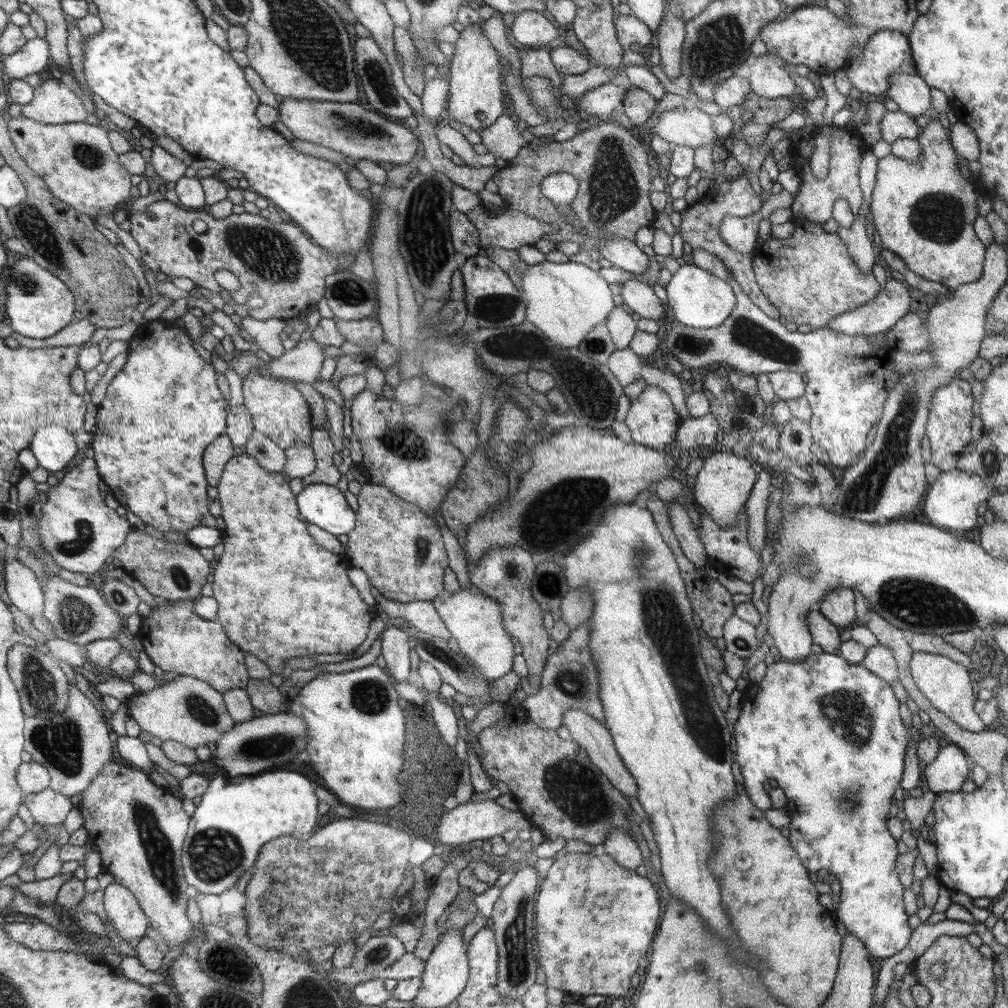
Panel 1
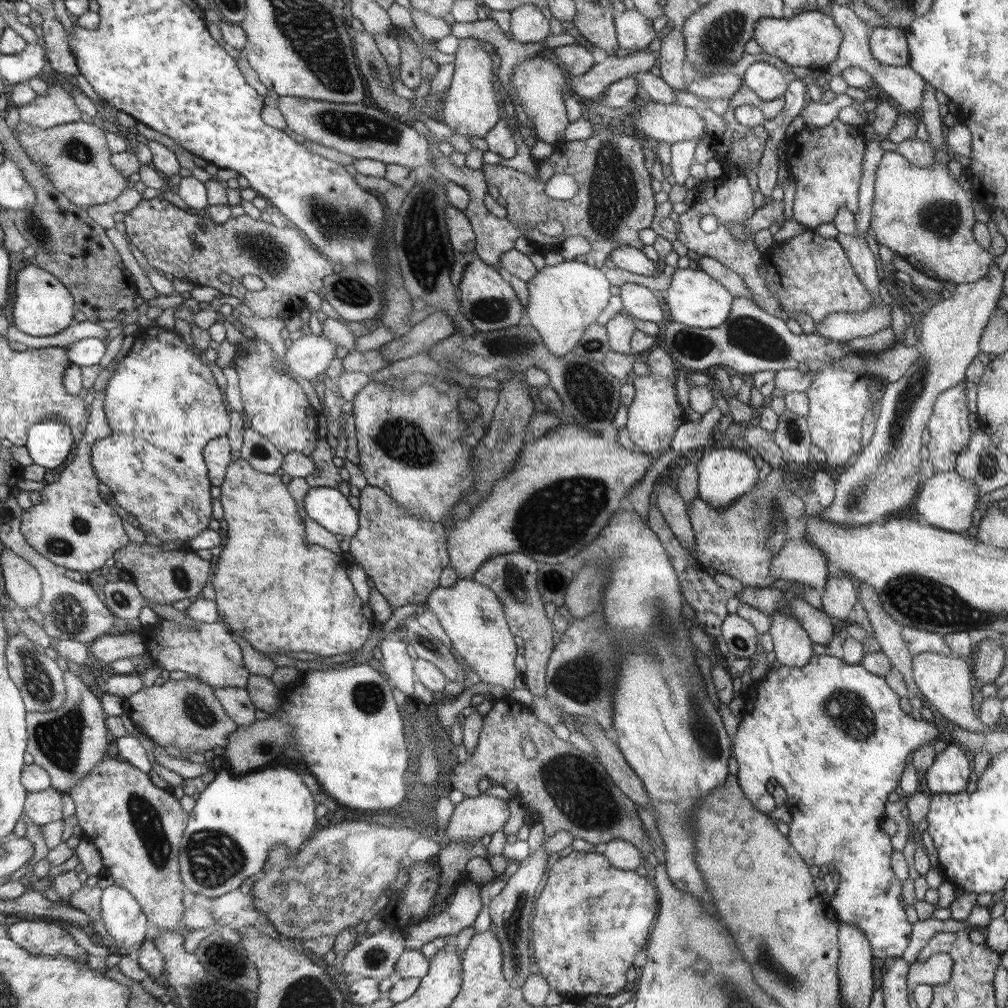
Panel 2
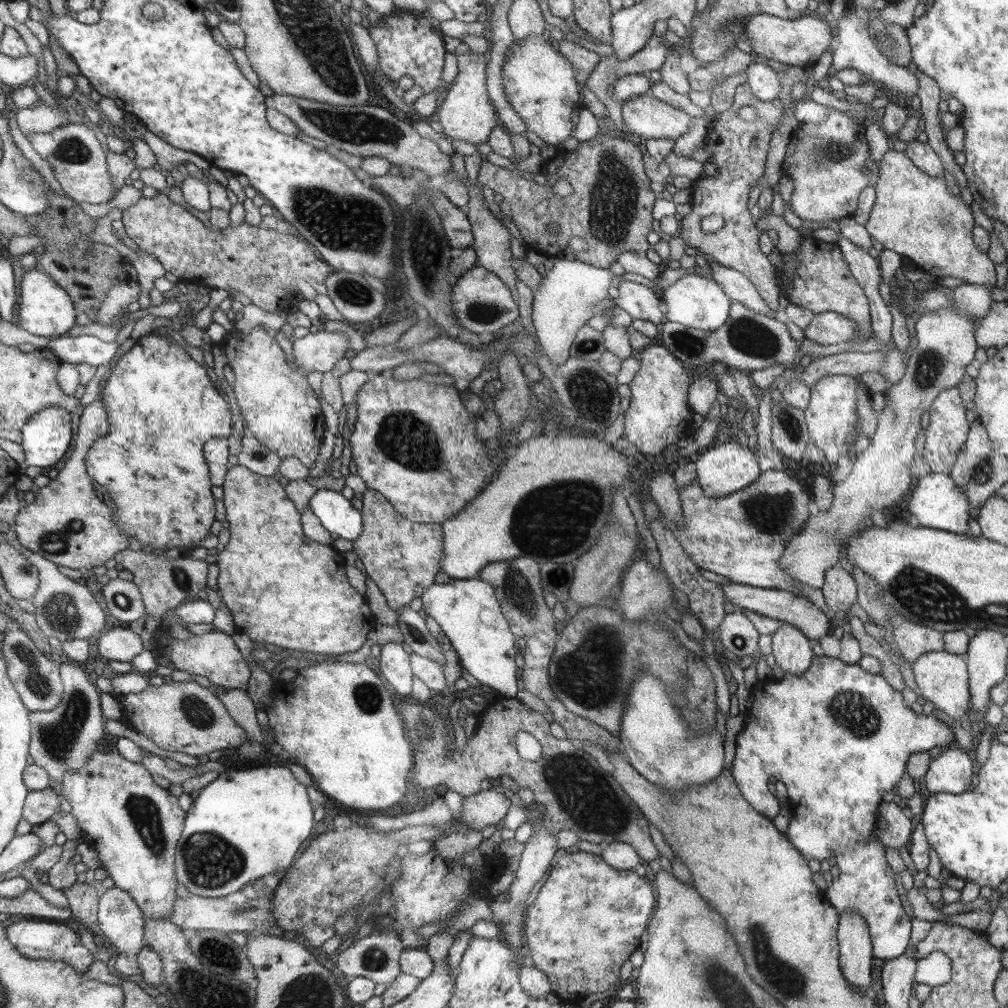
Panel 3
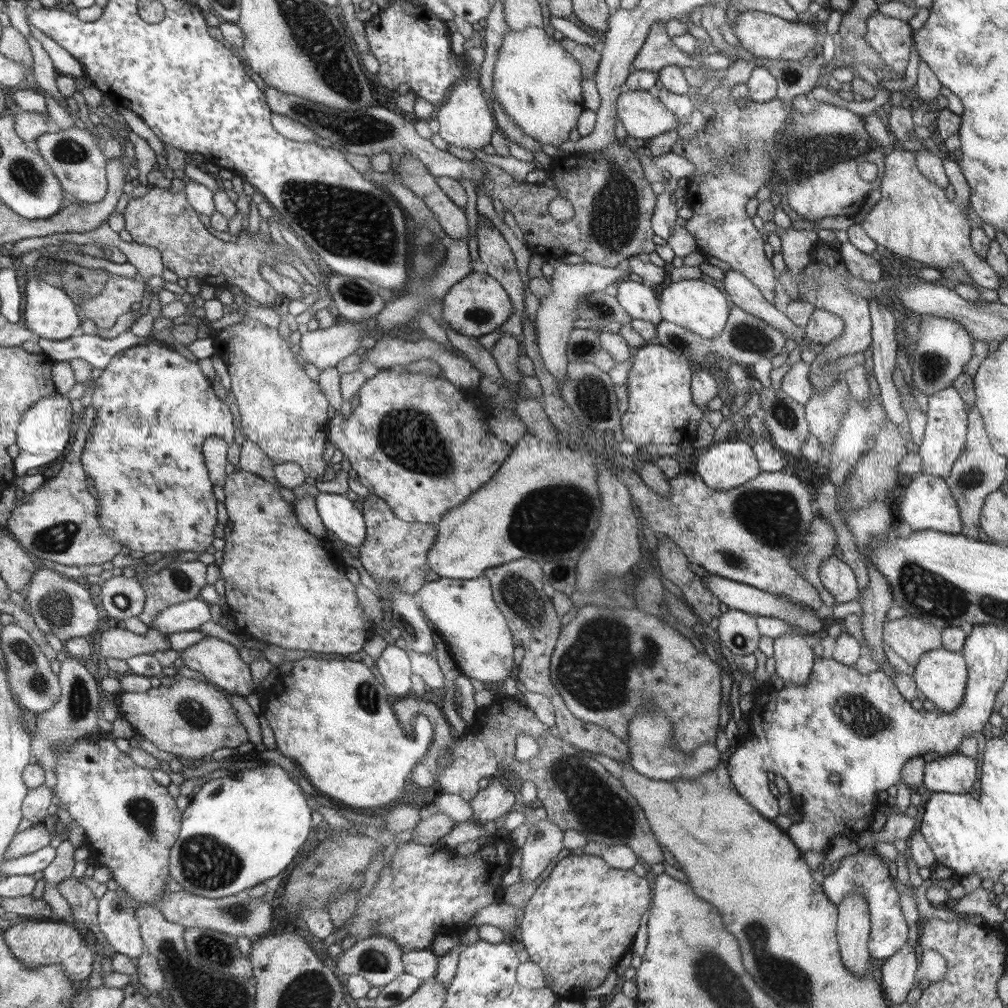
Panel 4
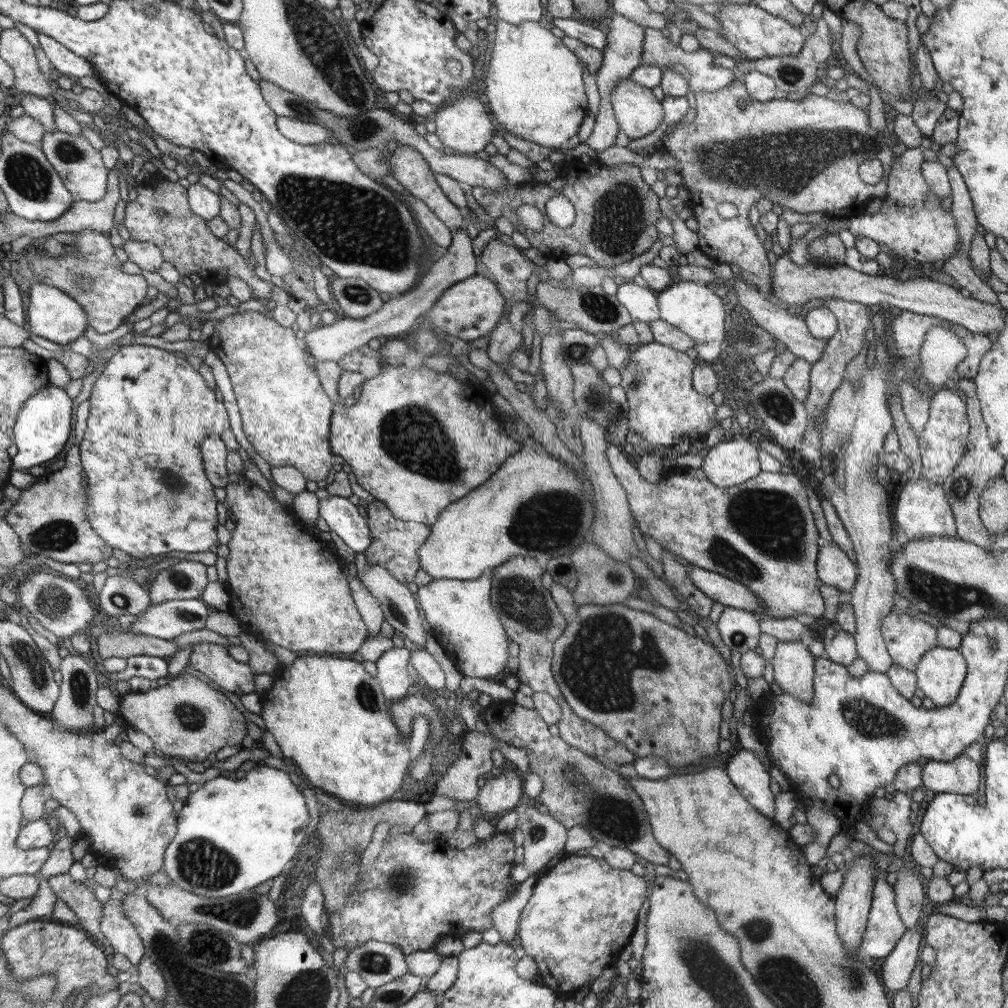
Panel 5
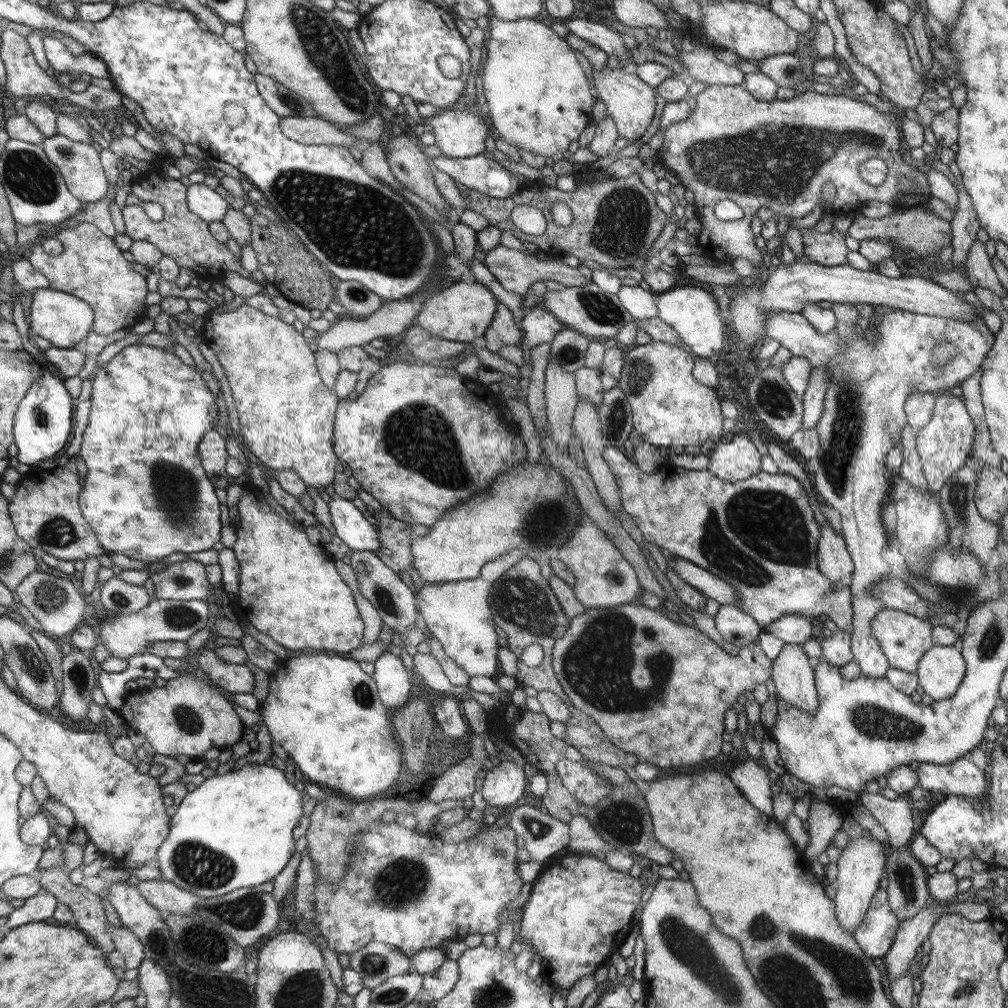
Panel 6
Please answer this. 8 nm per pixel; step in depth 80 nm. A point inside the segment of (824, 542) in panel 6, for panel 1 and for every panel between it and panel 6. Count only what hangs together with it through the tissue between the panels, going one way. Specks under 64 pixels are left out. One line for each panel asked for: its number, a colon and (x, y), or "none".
1: (837, 607)
2: (838, 597)
3: (838, 589)
4: (838, 580)
5: (834, 569)

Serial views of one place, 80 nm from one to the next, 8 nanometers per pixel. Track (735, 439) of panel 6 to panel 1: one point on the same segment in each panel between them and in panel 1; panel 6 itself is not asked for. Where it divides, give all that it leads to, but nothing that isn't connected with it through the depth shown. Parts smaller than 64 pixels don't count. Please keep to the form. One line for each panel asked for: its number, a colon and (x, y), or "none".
1: (721, 486)
2: (724, 474)
3: (724, 468)
4: (729, 464)
5: (730, 462)

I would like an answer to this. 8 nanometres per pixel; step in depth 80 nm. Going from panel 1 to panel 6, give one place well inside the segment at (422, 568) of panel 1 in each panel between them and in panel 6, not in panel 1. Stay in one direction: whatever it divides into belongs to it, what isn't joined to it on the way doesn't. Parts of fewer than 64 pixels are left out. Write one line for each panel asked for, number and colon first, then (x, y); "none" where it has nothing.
2: (402, 555)
3: (400, 557)
4: (394, 553)
5: (395, 544)
6: (395, 537)

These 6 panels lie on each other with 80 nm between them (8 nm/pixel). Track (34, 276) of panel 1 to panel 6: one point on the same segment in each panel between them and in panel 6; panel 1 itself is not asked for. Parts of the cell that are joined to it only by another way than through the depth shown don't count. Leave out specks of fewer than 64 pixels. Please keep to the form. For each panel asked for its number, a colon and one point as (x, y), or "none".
2: (44, 306)
3: (46, 309)
4: (50, 312)
5: (53, 314)
6: (64, 320)

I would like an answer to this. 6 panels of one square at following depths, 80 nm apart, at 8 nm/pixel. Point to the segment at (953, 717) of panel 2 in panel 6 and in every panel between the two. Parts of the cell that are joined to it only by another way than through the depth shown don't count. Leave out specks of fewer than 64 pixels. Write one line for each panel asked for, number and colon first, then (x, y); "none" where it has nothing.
3: (942, 678)
4: (941, 675)
5: (940, 673)
6: (940, 671)

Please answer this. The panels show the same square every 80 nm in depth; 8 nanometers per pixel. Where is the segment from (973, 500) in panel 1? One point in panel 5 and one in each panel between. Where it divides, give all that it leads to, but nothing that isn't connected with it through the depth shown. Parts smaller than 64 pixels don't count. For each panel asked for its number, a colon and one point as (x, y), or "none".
2: (945, 500)
3: (937, 502)
4: (927, 503)
5: (922, 509)

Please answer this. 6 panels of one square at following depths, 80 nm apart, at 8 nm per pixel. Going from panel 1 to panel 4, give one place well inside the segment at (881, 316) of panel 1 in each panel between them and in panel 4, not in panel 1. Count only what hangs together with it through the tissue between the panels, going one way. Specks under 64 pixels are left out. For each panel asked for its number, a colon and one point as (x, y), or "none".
2: (840, 326)
3: (829, 327)
4: (823, 326)

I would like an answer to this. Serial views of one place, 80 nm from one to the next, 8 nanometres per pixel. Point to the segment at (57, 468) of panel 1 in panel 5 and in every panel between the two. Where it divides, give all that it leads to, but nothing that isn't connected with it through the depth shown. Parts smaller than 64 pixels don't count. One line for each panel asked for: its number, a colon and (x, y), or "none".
2: (50, 443)
3: (47, 437)
4: (44, 434)
5: (44, 426)

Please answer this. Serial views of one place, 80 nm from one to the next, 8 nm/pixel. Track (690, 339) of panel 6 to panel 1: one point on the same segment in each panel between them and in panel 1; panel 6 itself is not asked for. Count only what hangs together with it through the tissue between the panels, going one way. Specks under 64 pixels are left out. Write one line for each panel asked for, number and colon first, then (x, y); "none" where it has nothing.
1: (698, 299)
2: (694, 299)
3: (694, 301)
4: (699, 307)
5: (691, 307)

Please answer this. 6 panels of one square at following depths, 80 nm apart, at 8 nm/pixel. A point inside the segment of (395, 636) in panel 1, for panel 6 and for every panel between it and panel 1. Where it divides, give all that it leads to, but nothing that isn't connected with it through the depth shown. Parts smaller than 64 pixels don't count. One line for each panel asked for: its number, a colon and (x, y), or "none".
2: (397, 665)
3: (394, 665)
4: (394, 666)
5: (391, 667)
6: (391, 679)

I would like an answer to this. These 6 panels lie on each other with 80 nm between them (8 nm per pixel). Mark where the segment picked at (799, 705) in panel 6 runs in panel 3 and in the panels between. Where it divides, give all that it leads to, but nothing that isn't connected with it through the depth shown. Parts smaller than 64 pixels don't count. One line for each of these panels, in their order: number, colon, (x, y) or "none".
3: (791, 651)
4: (793, 659)
5: (792, 665)

